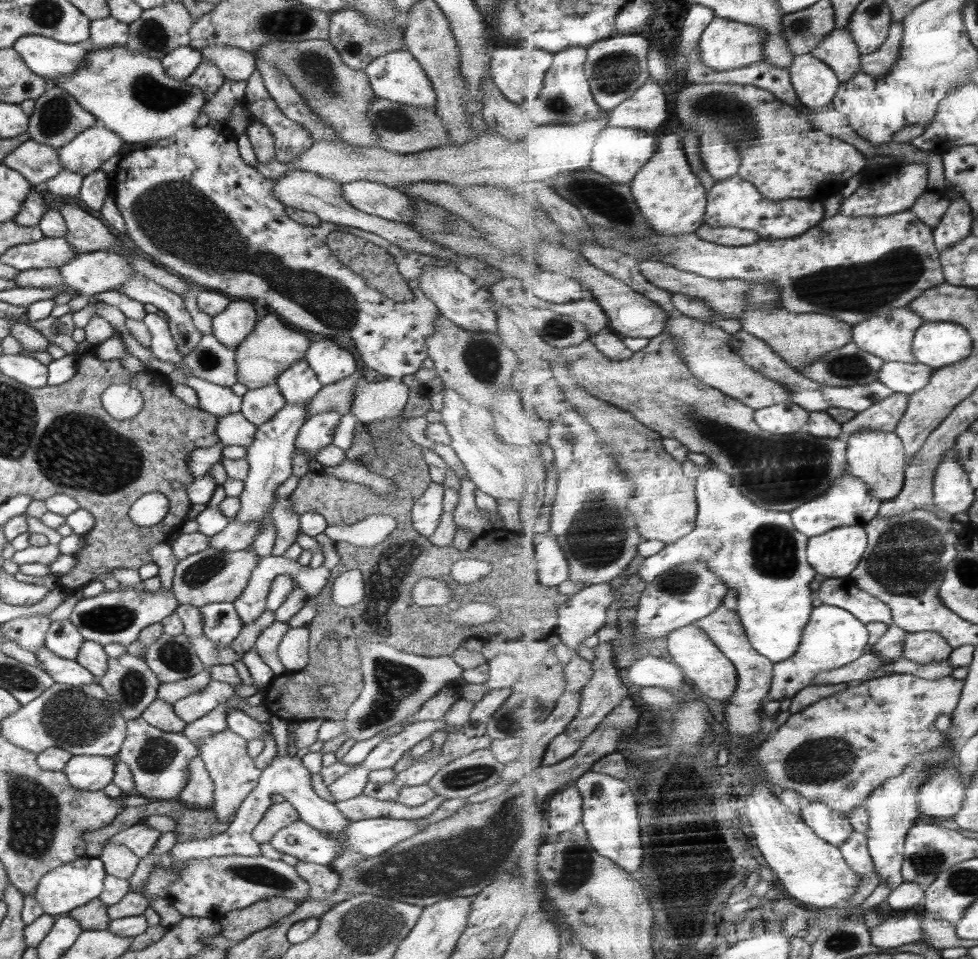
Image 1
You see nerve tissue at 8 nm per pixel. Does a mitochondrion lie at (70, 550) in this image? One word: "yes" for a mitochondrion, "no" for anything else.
no

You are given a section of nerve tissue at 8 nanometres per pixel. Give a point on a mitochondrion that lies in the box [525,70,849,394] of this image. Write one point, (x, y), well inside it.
(727, 109)

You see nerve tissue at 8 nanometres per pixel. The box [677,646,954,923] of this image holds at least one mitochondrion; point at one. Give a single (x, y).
(828, 756)

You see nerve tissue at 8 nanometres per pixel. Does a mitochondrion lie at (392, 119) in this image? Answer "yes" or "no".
yes

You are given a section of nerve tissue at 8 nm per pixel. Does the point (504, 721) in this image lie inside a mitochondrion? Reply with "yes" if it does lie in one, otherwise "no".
yes

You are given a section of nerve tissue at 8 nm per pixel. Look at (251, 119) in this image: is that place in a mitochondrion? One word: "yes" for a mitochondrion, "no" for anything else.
no

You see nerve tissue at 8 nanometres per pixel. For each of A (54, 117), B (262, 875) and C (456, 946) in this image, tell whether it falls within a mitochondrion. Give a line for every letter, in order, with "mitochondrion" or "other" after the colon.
A: mitochondrion
B: mitochondrion
C: other

